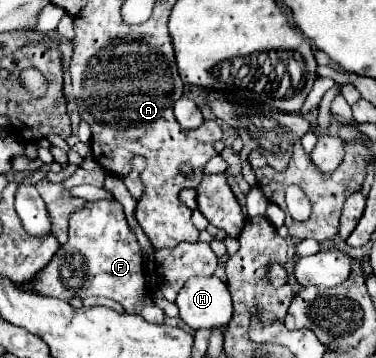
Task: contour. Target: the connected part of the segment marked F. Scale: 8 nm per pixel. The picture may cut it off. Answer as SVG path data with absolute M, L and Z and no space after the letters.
M115 199L87 201L81 209L73 211L73 217L69 217L69 239L67 239L67 243L61 245L57 255L53 255L51 263L41 269L41 275L37 275L37 279L33 283L23 283L21 289L29 289L37 295L57 297L63 301L69 301L73 297L85 299L89 295L103 295L103 297L109 297L109 299L115 299L117 303L121 303L127 313L141 315L149 323L163 323L165 313L153 303L152 293L145 280L143 259L143 253L139 249L139 241L127 225L121 203L117 203Z

